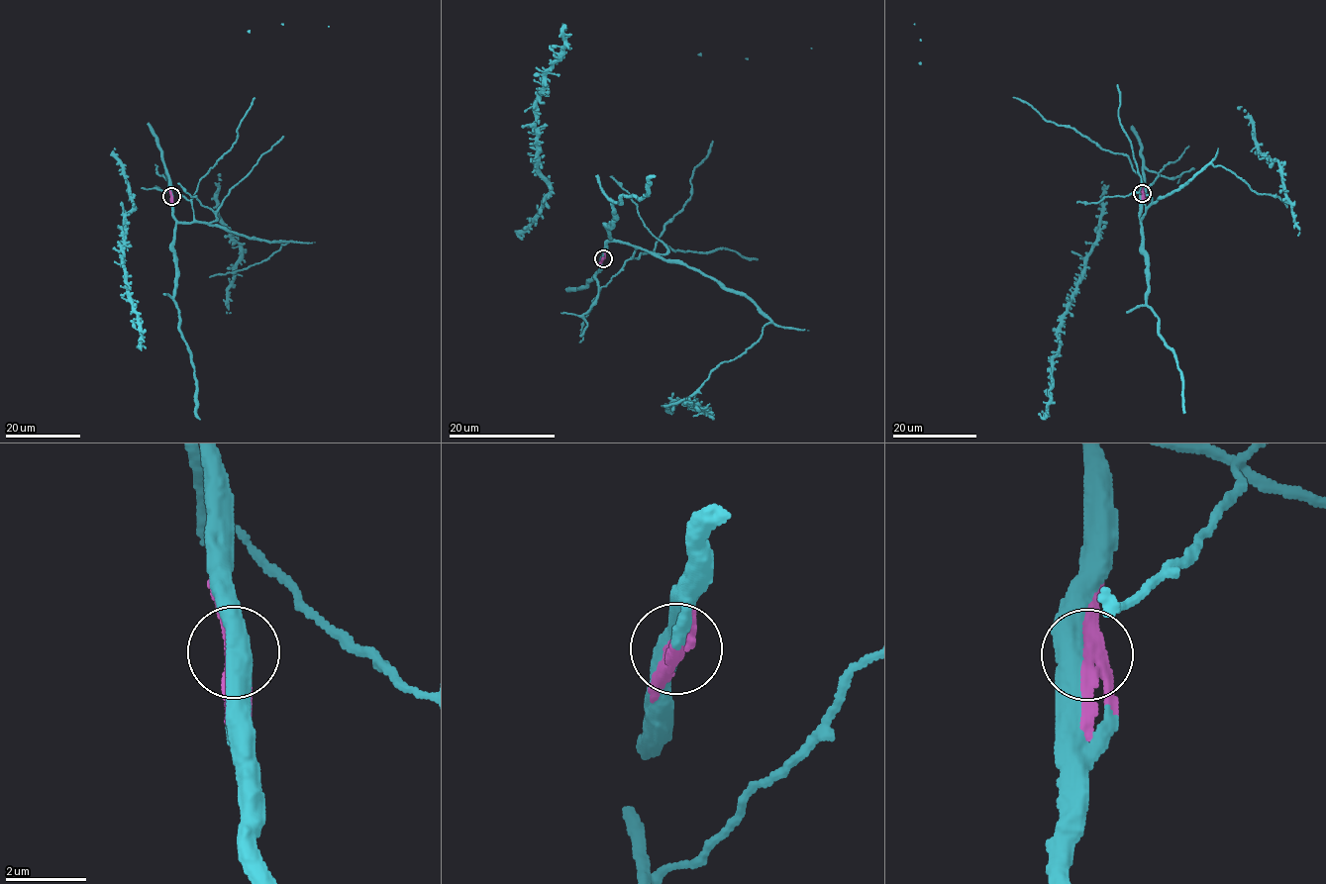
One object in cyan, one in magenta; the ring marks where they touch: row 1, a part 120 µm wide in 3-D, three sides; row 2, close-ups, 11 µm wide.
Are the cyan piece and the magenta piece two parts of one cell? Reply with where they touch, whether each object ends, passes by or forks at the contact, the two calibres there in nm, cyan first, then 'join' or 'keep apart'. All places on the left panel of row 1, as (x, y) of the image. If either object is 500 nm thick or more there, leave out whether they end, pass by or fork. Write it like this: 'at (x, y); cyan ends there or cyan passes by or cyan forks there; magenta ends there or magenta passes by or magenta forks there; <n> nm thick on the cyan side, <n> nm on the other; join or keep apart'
at (171, 196); 500 nm thick on the cyan side, 280 nm on the other; join

